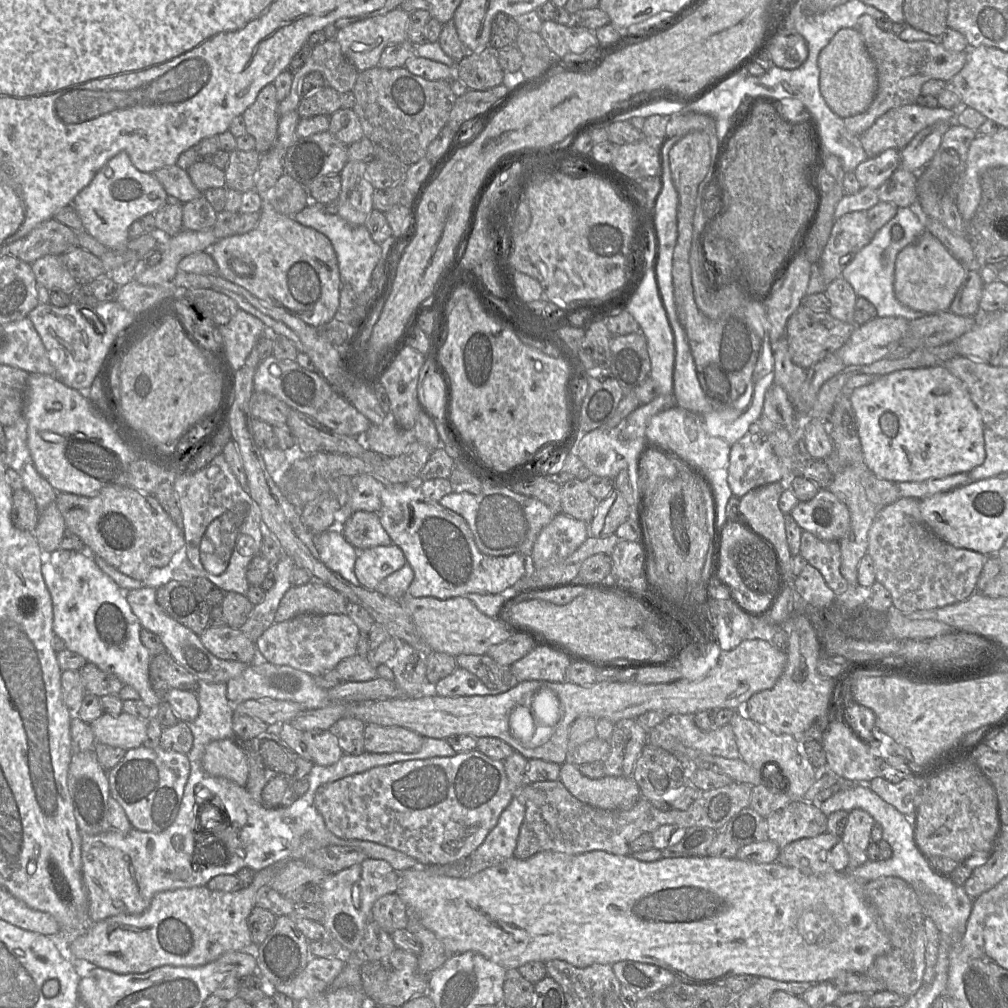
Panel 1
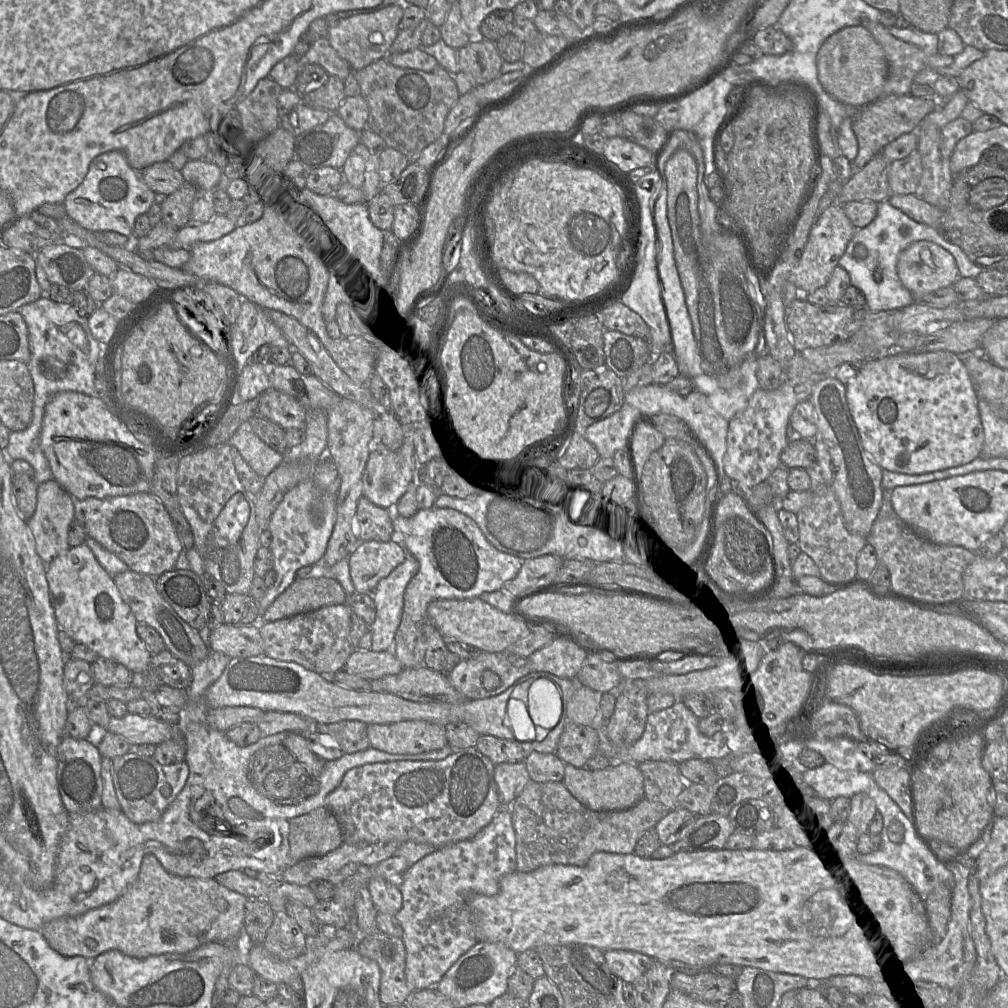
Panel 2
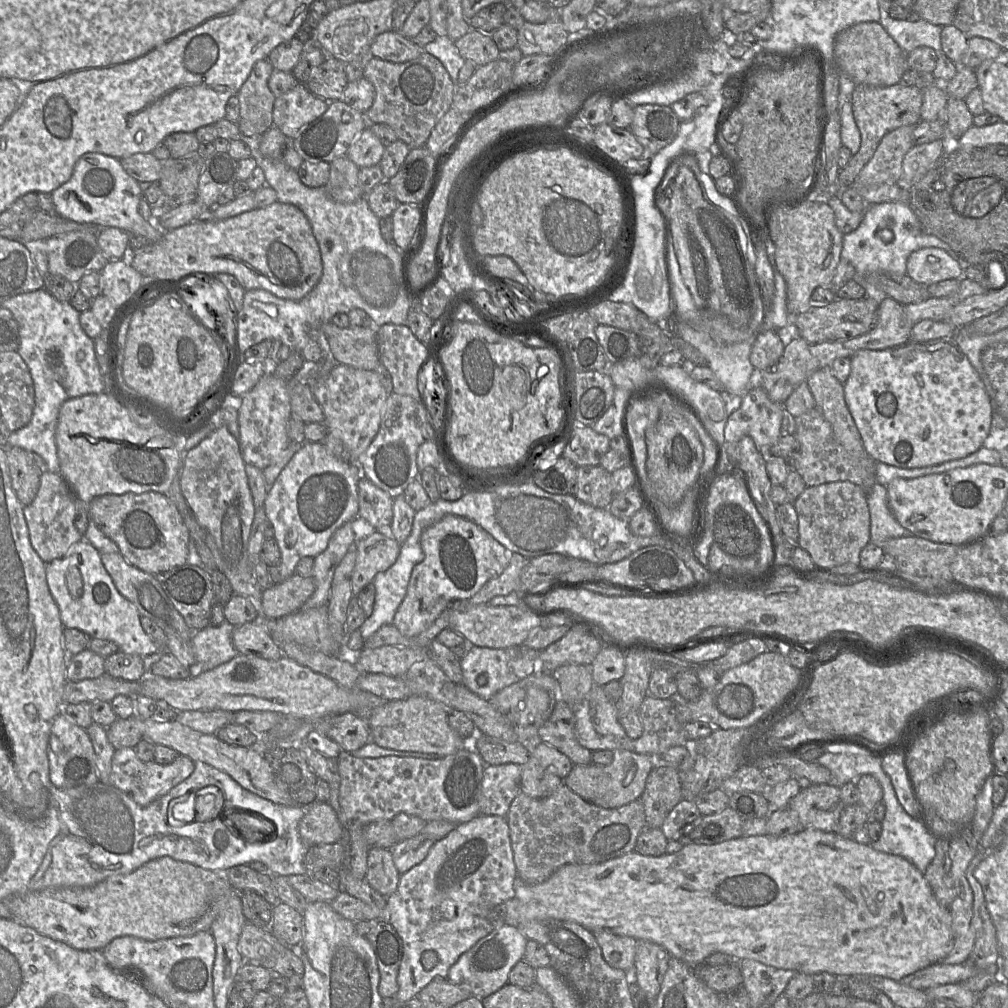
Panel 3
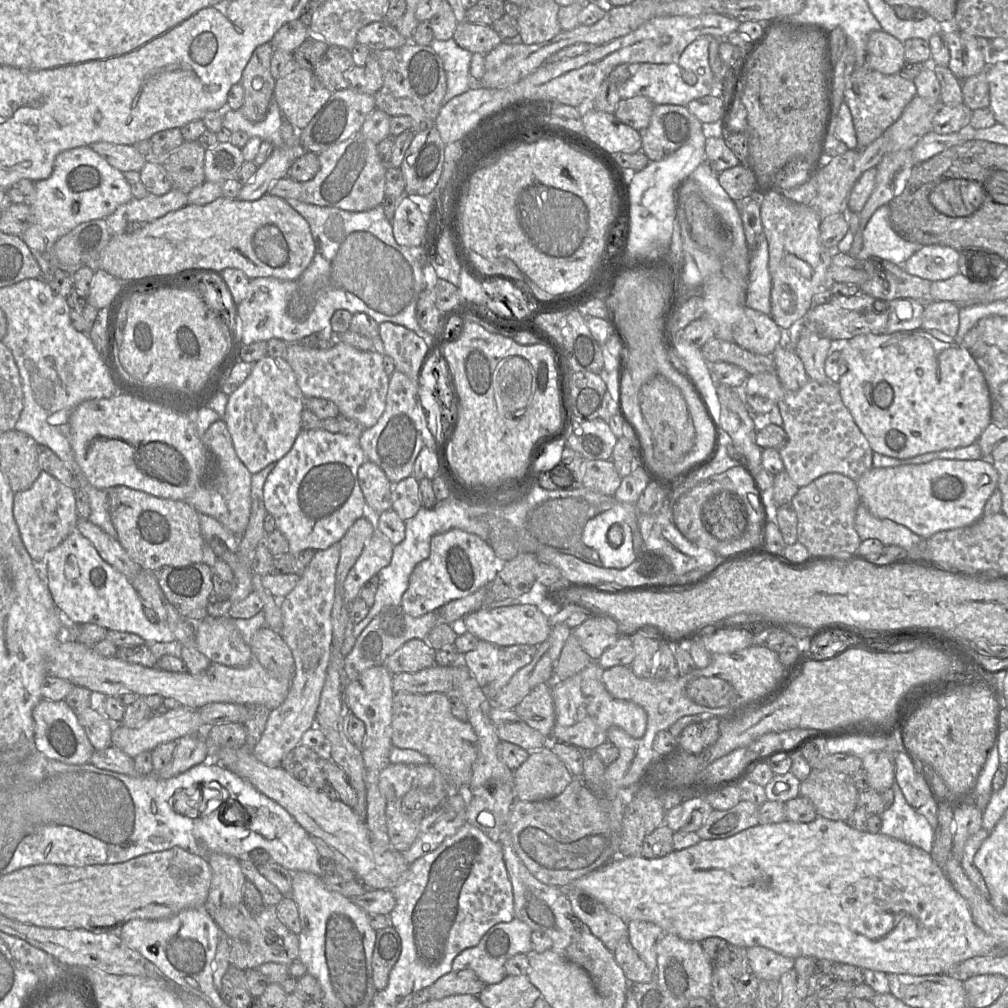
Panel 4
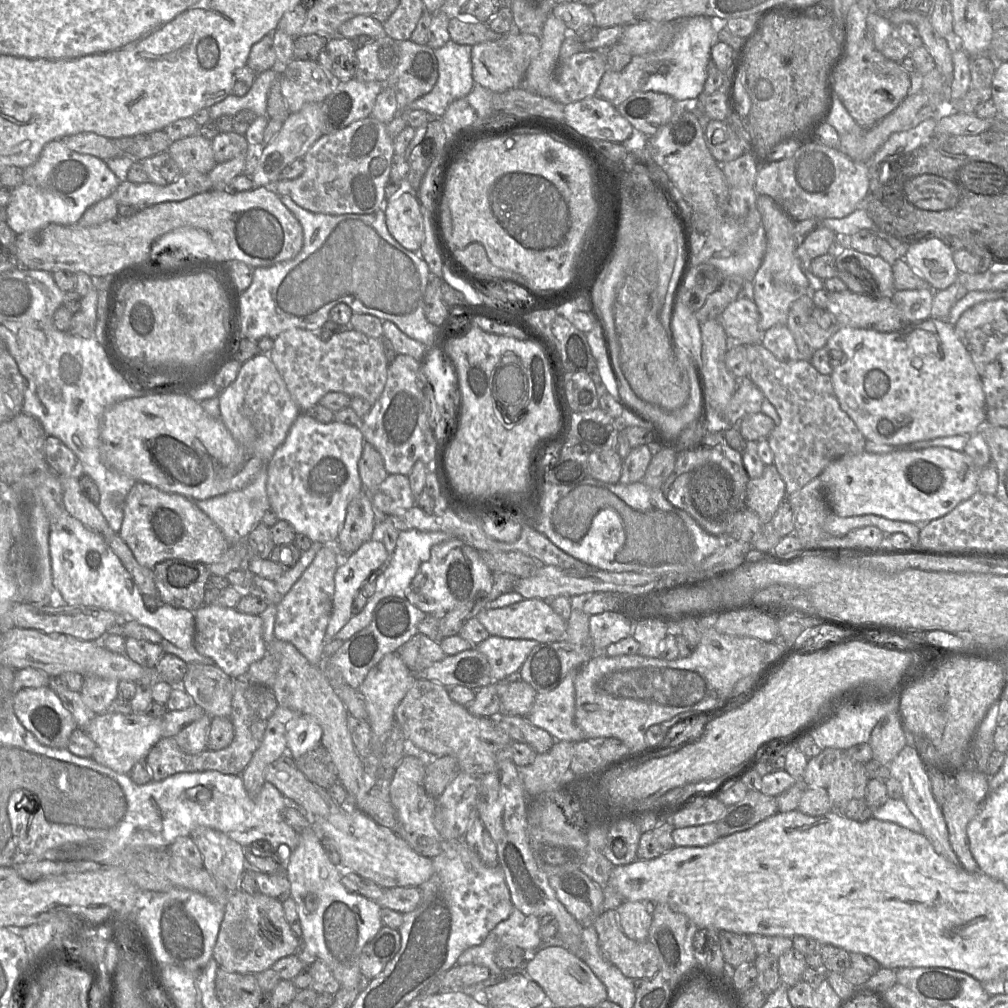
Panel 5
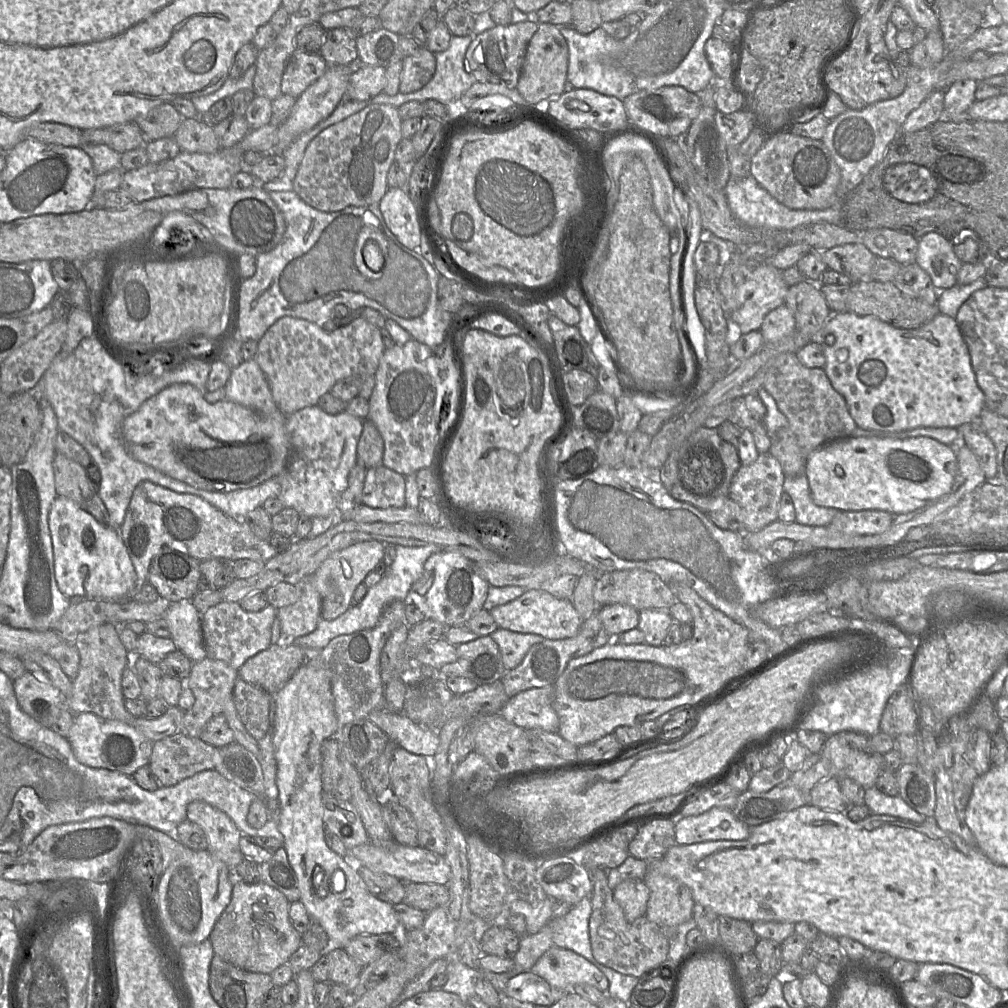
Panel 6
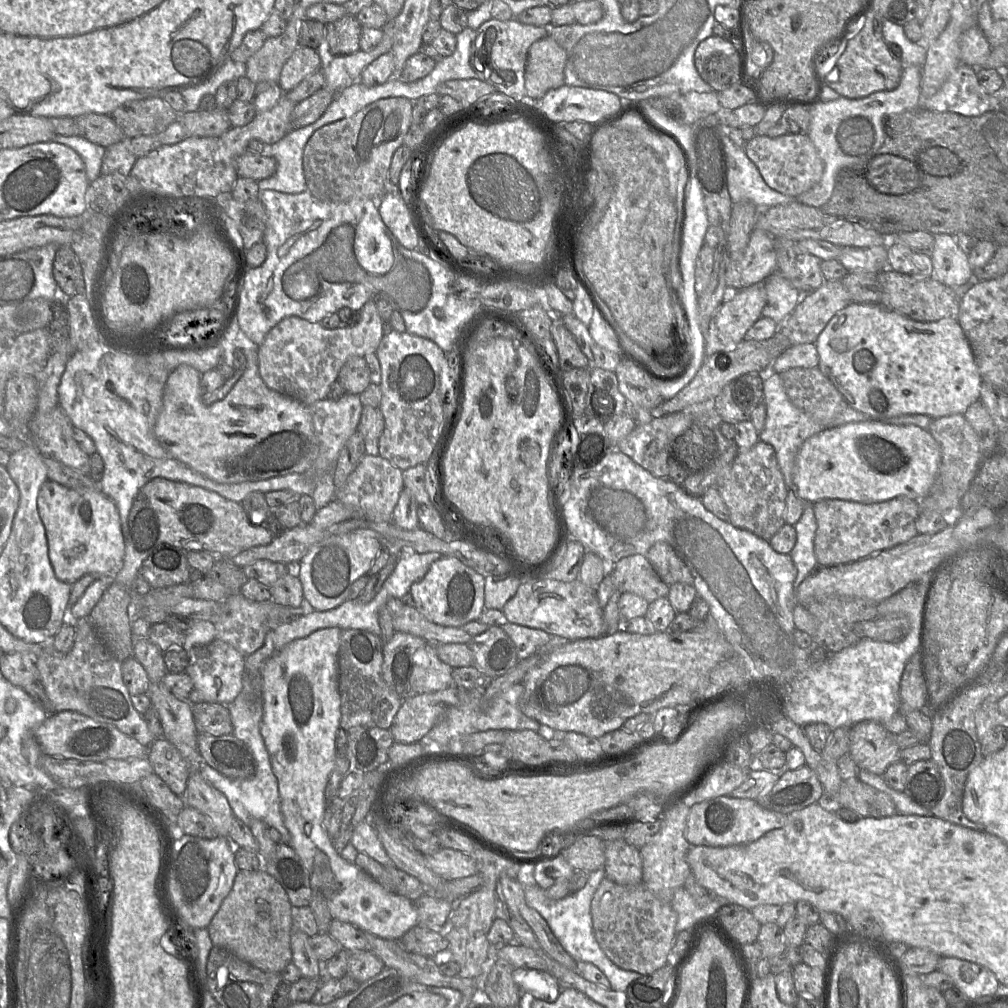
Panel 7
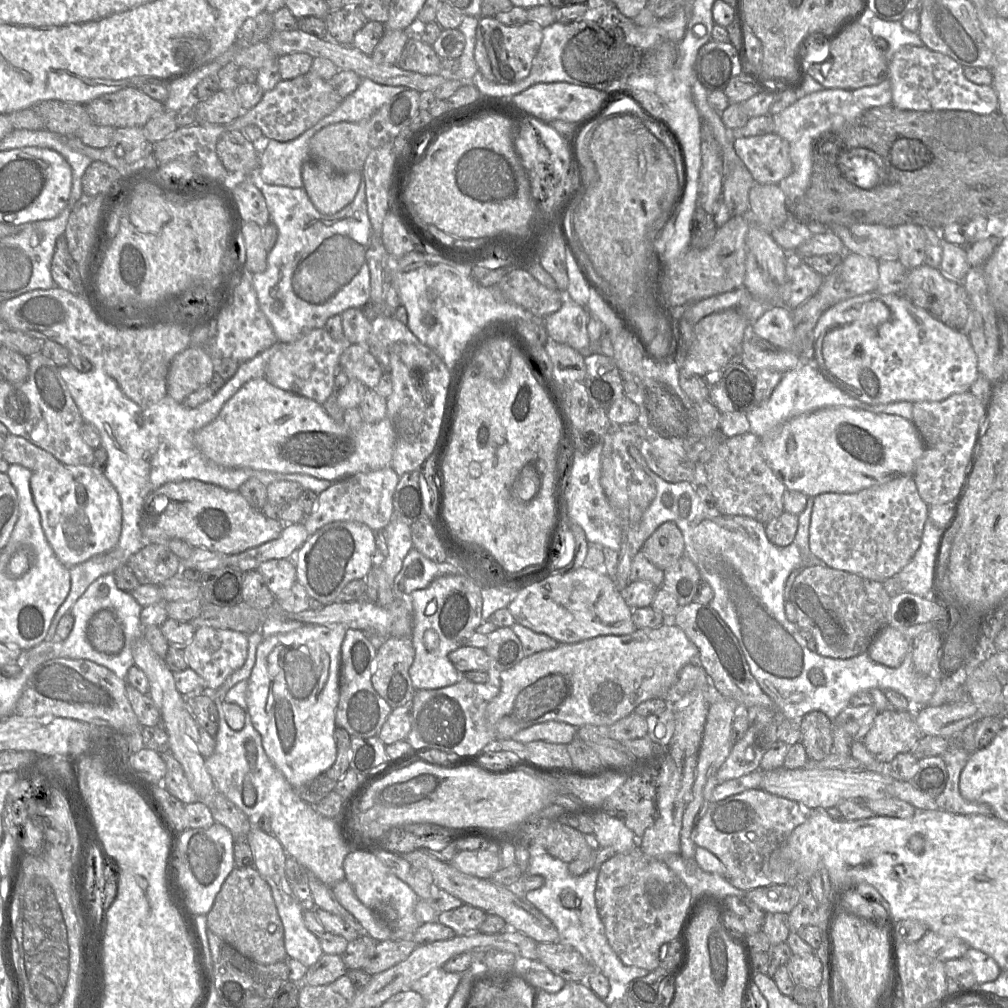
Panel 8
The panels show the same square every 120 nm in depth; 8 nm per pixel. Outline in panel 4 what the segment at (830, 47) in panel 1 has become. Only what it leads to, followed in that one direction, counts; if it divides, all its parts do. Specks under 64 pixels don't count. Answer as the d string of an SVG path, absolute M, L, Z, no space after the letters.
M883 30L869 35L866 52L866 66L885 75L899 74L906 62L903 43Z

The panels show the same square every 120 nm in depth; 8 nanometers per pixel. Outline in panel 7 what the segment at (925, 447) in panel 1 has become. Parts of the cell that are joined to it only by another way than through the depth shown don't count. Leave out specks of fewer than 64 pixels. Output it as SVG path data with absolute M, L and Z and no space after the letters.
M851 303L841 309L829 320L815 341L819 356L818 368L825 375L847 403L853 408L875 416L878 419L890 418L906 414L923 414L932 419L954 414L964 414L975 401L981 400L981 382L977 363L971 346L962 330L958 320L944 318L934 322L921 322L912 320L902 314L889 310L879 303Z

